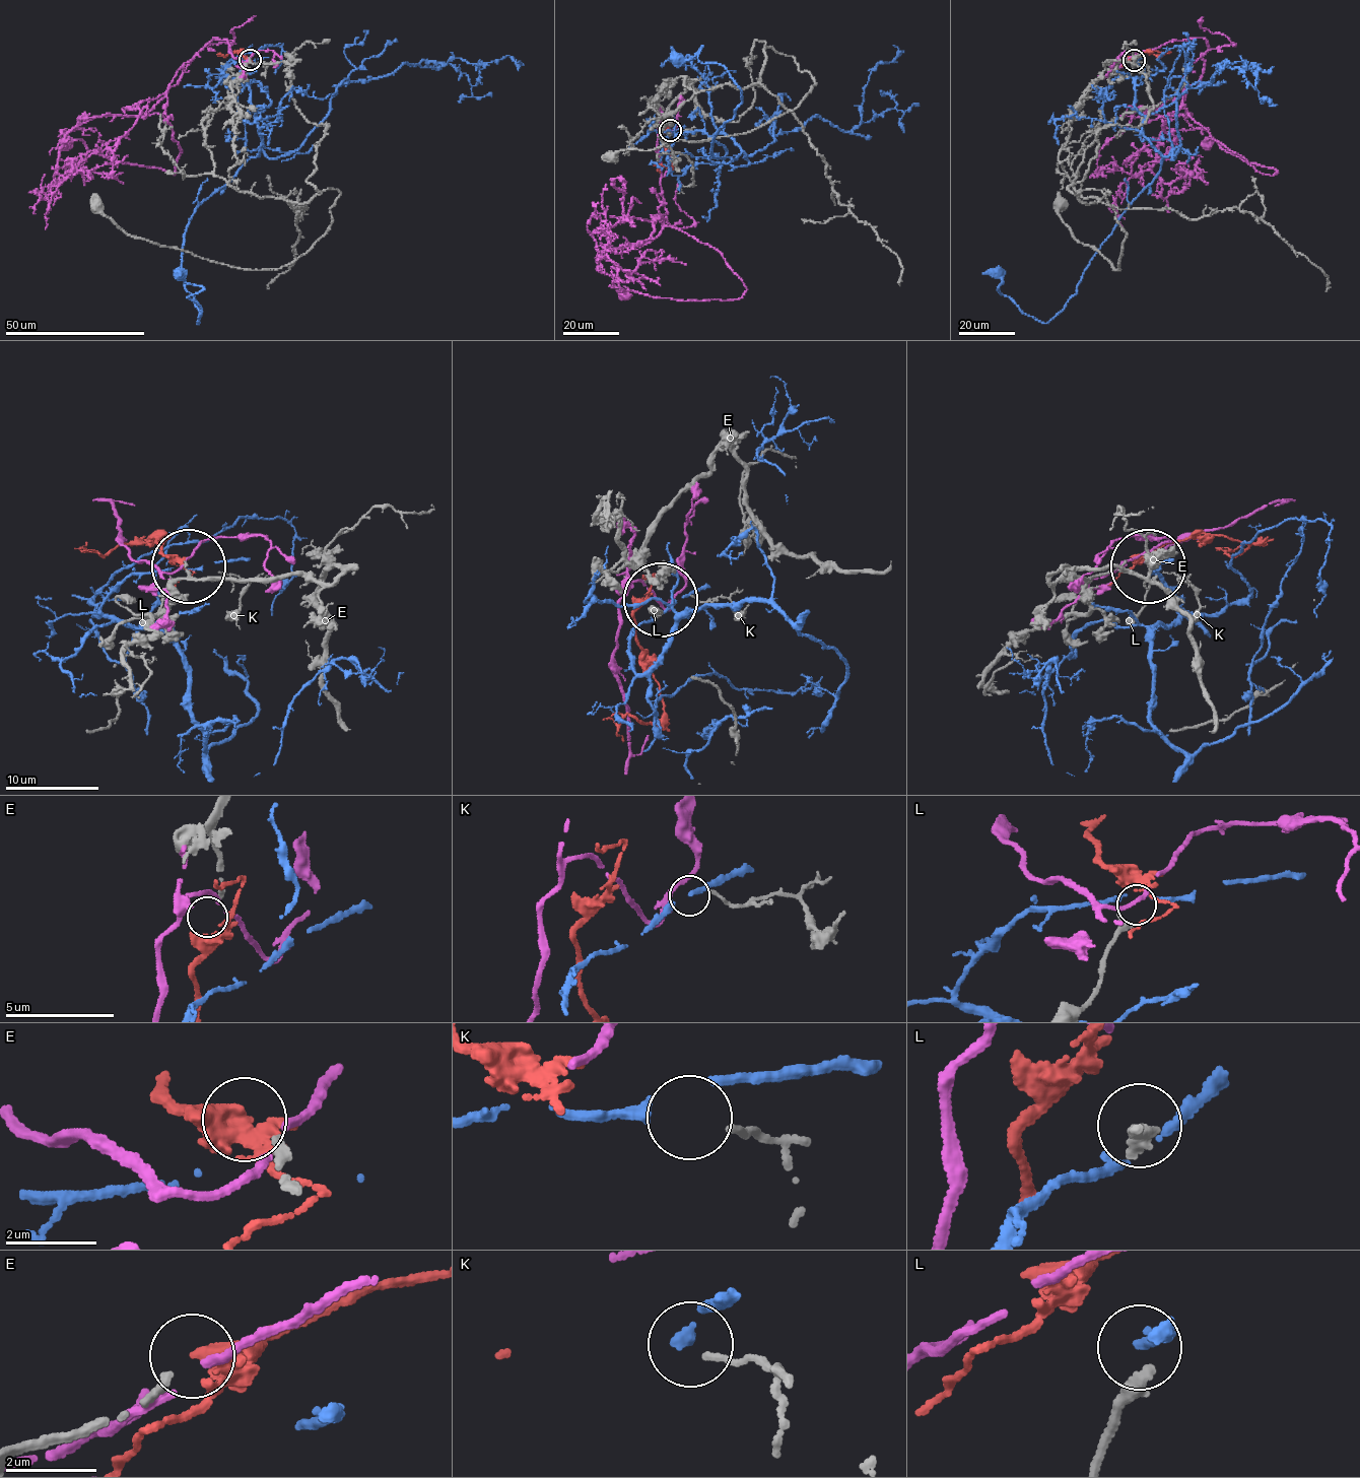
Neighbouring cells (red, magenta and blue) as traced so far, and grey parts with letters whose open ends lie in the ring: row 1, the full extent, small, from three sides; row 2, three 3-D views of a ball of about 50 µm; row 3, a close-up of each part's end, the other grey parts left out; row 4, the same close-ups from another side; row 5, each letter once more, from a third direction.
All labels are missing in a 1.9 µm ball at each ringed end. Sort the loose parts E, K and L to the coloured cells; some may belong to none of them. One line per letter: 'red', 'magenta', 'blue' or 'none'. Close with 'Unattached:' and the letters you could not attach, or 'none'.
E: red
K: blue
L: none
Unattached: L

